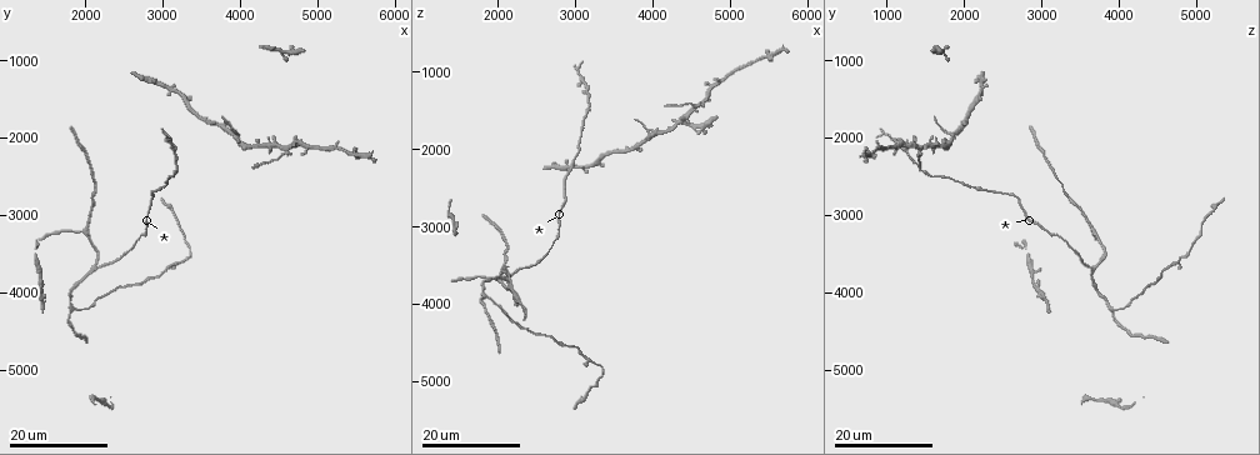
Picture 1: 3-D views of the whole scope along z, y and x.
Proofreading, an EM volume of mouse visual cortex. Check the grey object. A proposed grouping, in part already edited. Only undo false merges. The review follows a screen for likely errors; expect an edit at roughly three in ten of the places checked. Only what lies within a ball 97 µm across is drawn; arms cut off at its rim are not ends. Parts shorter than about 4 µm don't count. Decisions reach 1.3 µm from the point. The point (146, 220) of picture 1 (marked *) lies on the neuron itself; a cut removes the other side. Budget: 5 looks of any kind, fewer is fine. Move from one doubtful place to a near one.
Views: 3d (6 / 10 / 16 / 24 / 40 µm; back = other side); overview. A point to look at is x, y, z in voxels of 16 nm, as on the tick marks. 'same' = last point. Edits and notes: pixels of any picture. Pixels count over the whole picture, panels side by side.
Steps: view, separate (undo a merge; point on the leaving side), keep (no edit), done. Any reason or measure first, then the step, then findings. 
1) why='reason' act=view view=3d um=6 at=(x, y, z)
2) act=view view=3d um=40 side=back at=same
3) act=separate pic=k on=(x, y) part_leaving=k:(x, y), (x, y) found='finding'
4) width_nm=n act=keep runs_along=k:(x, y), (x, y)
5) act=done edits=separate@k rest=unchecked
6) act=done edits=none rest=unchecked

act=view view=3d um=16 at=(2150, 3650, 3700)

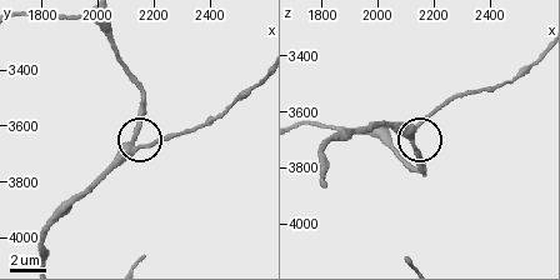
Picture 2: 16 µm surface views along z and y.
why='closer look' act=view view=3d um=10 at=(2120, 3660, 3690)

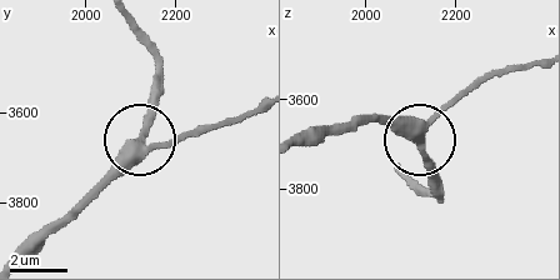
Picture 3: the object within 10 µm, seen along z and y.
width_nm=340 act=keep runs_along=3:(534, 65), (483, 78), (426, 133), (421, 146), (438, 188) found='all the same neuron'

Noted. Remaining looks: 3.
why='thick turns thin' act=view view=3d um=24 at=(2750, 3300, 3150)

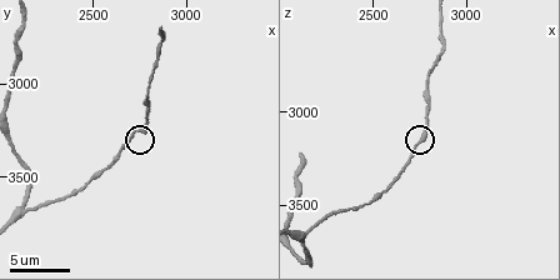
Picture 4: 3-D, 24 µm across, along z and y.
why='closer look' act=view view=3d um=6 at=(2740, 3260, 3160)

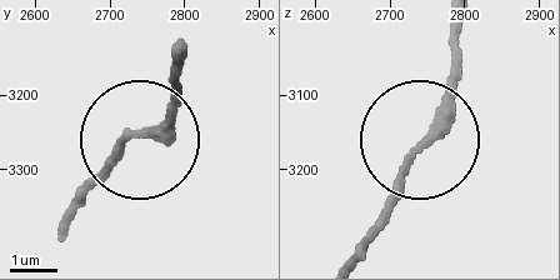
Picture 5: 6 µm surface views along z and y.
act=keep runs_along=5:(176, 53), (169, 120), (125, 140), (85, 193) found='all the same neuron'

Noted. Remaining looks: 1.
act=done edits=none rest=unchecked

